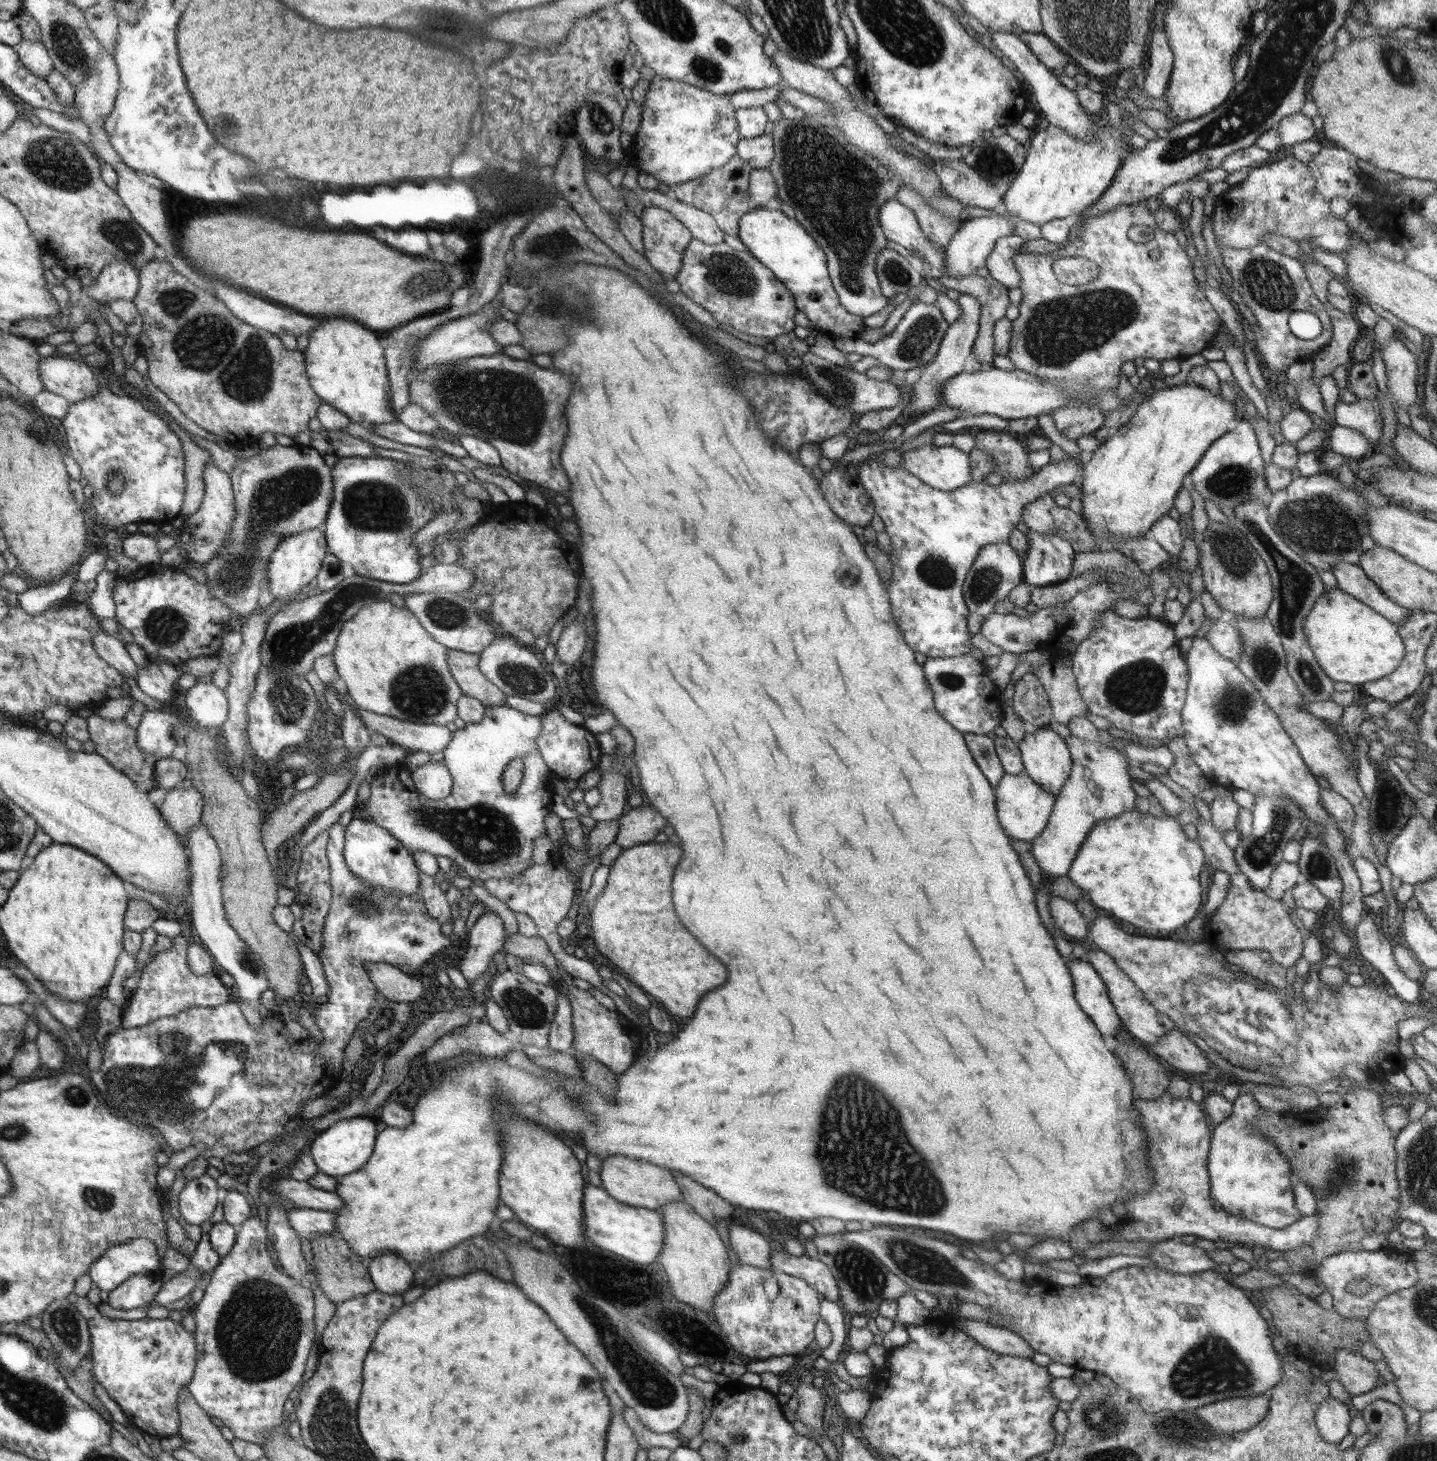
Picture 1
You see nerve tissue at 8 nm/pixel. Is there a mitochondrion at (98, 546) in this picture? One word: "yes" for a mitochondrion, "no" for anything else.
no

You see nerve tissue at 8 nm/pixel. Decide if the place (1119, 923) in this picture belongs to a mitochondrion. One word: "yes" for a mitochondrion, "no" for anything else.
no

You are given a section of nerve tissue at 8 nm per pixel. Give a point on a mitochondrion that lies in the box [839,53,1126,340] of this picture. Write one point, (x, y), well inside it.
(994, 161)

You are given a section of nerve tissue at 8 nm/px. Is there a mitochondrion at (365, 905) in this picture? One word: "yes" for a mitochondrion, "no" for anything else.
yes

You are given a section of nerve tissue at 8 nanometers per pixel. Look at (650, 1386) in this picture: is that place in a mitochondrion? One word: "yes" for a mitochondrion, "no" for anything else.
yes

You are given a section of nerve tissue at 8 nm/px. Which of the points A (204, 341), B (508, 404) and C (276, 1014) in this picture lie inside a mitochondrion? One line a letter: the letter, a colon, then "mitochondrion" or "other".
A: mitochondrion
B: mitochondrion
C: other

